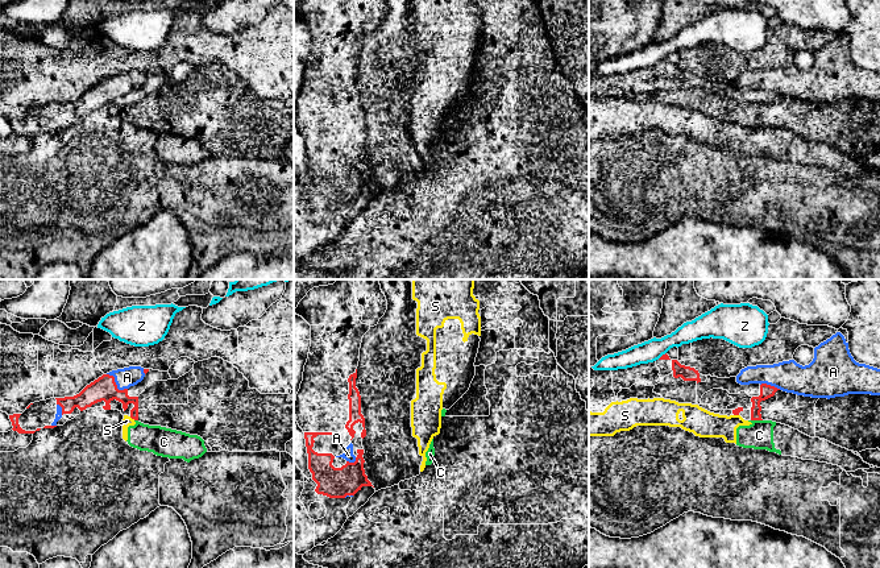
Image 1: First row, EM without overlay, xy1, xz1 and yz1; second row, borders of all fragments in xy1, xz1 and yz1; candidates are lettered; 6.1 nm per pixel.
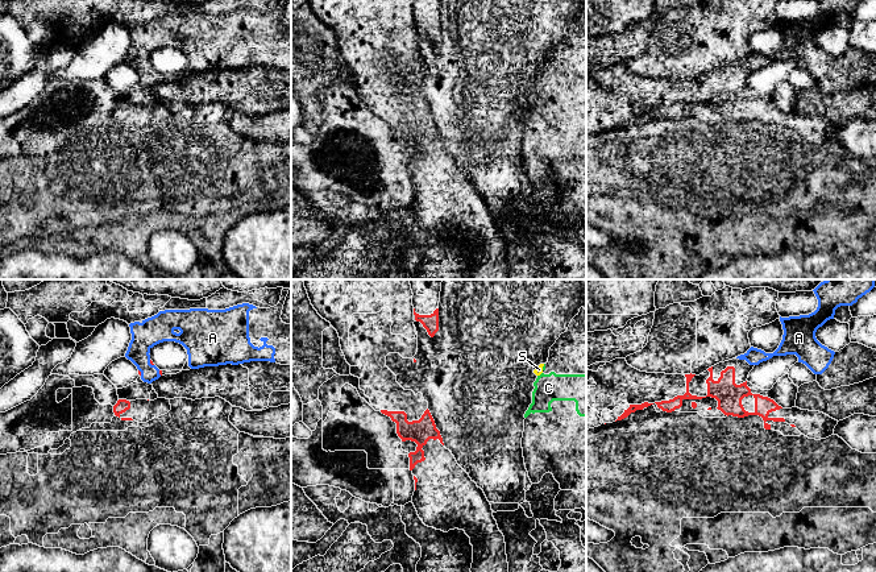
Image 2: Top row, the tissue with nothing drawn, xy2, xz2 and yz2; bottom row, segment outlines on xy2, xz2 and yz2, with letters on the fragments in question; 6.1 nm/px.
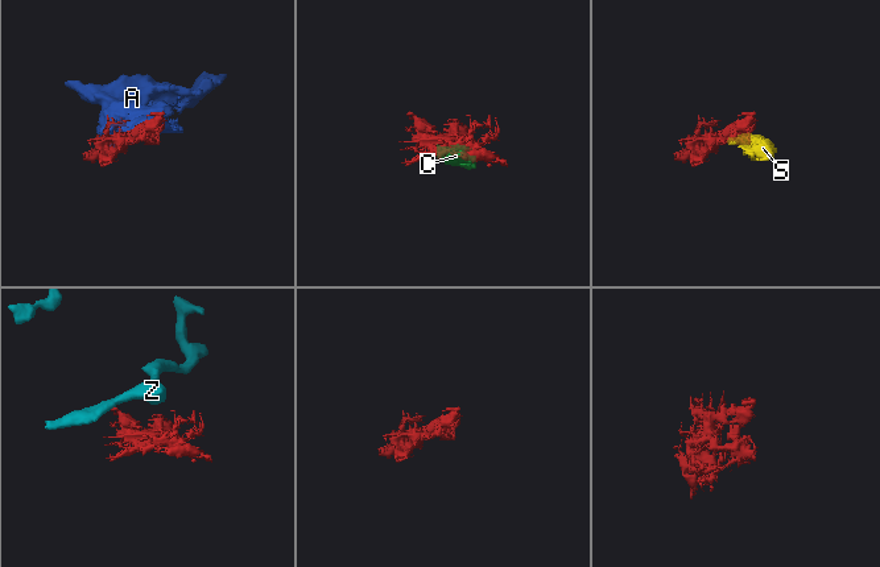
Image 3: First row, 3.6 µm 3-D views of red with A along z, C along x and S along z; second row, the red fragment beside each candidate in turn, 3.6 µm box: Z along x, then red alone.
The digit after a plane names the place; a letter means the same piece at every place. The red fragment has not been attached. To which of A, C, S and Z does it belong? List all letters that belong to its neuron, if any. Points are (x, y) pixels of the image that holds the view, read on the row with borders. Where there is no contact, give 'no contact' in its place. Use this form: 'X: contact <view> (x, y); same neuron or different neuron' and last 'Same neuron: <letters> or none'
A: contact xy1 (115, 384); different neuron
C: contact yz1 (756, 419); different neuron
S: contact xy1 (132, 418); different neuron
Z: contact yz1 (663, 355); different neuron
Same neuron: none

